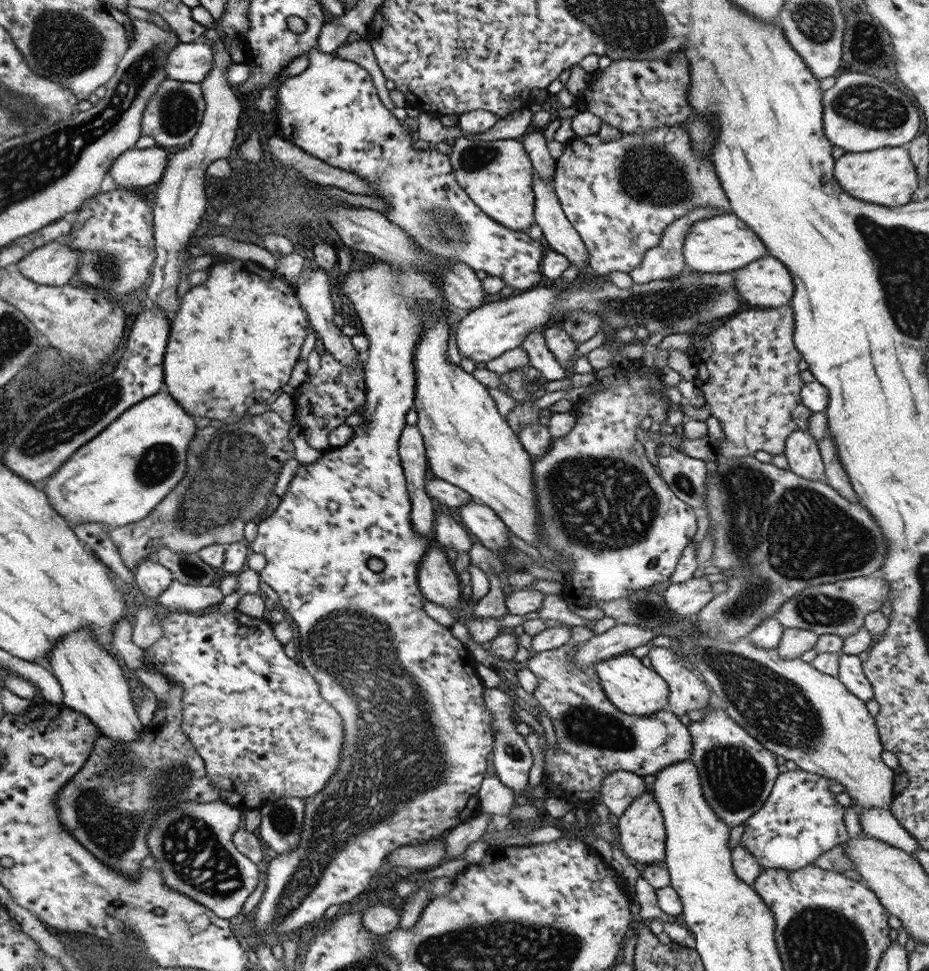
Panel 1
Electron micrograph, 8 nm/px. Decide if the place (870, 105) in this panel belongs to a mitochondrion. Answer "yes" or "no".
yes

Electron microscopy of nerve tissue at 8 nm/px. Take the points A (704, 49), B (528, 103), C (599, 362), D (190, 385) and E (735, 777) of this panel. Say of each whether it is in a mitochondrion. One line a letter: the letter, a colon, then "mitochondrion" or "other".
A: other
B: other
C: other
D: other
E: mitochondrion

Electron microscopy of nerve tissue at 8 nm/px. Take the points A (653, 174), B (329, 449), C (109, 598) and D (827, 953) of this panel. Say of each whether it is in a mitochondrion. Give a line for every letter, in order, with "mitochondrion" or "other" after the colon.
A: mitochondrion
B: other
C: other
D: mitochondrion

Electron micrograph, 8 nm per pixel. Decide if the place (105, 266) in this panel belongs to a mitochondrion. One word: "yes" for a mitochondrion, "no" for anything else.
yes

